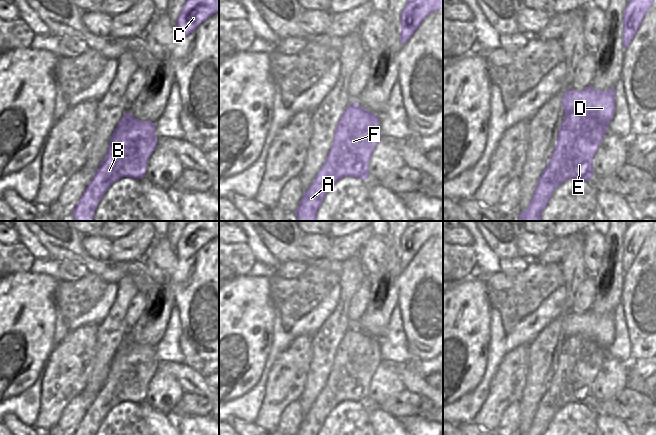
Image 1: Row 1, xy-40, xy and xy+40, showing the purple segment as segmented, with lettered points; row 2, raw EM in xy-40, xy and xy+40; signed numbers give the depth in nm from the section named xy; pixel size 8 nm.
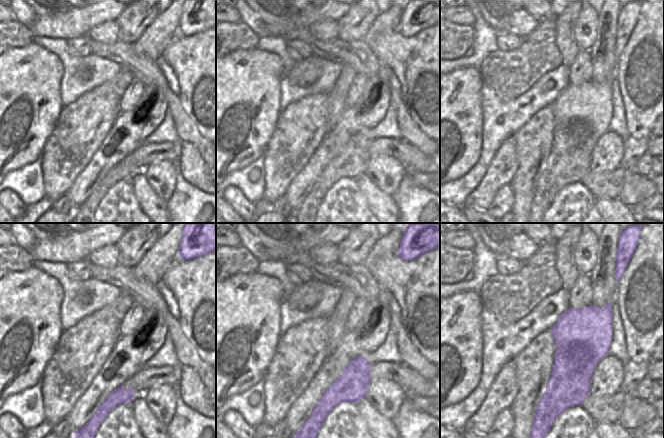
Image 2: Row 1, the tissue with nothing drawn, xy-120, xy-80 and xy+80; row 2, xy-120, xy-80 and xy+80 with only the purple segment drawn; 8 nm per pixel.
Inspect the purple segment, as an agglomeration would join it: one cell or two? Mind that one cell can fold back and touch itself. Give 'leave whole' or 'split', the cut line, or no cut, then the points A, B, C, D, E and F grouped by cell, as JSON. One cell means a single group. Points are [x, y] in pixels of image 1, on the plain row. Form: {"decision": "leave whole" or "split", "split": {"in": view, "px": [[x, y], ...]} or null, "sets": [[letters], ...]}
{"decision": "split", "split": {"in": "xy+40", "px": [[565, 336], [585, 336], [593, 340], [605, 352]]}, "sets": [["A", "B", "E", "F"], ["C", "D"]]}

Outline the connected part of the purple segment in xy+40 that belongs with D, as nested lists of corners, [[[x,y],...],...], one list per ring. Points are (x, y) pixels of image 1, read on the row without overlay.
[[[591,309],[582,315],[568,313],[563,318],[561,328],[565,337],[586,337],[607,352],[615,338],[615,313],[600,315]]]

